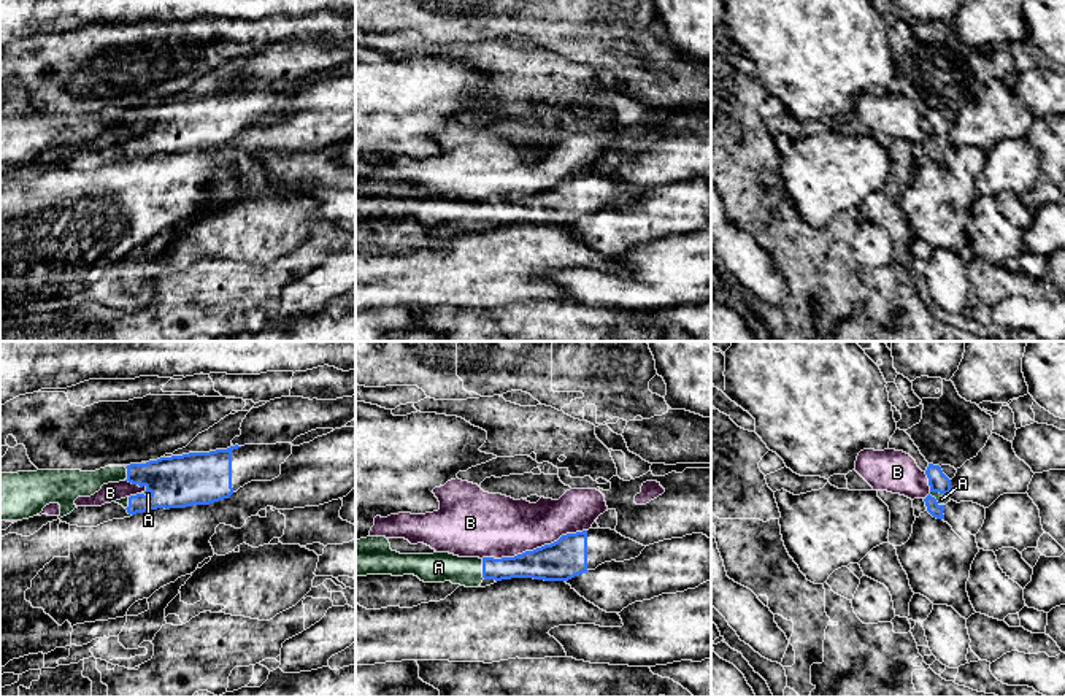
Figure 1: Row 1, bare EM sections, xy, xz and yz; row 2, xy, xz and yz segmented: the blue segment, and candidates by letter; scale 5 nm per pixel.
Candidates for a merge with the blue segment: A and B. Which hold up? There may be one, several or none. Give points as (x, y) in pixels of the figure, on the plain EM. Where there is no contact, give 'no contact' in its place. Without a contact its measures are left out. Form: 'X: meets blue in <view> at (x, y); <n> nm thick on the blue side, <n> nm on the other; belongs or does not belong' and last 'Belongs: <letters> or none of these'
A: meets blue in yz at (938, 135); 100 nm thick on the blue side, 60 nm on the other; belongs
B: meets blue in xz at (534, 194); 200 nm thick on the blue side, 320 nm on the other; does not belong
Belongs: A

